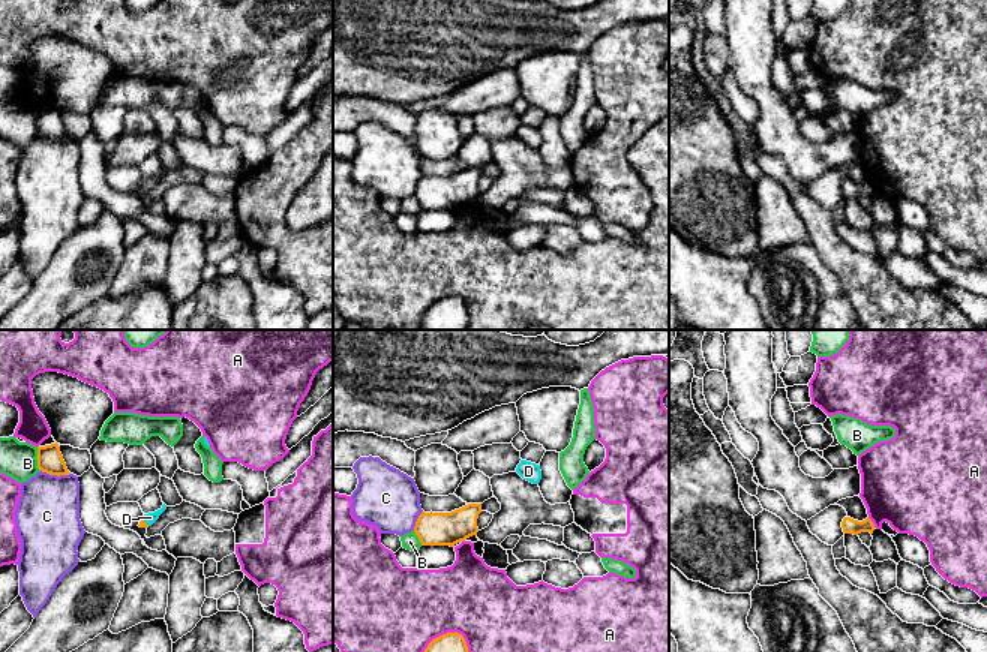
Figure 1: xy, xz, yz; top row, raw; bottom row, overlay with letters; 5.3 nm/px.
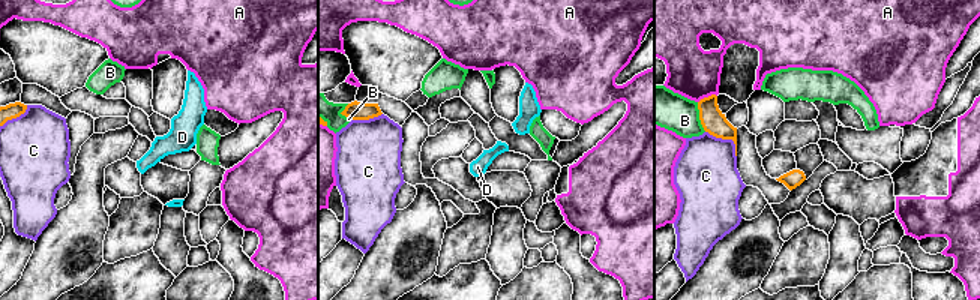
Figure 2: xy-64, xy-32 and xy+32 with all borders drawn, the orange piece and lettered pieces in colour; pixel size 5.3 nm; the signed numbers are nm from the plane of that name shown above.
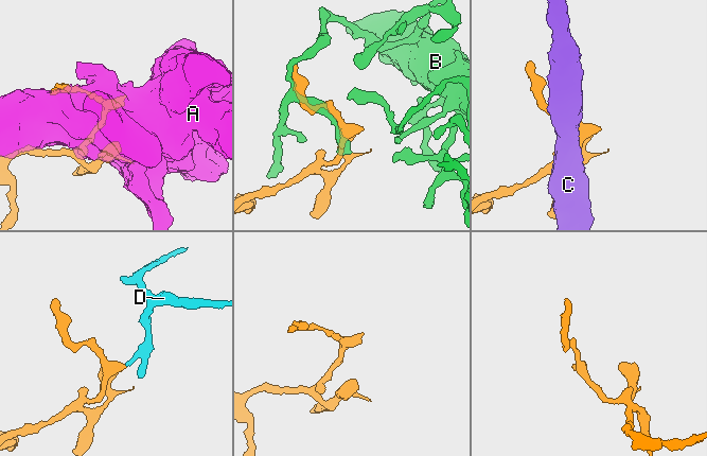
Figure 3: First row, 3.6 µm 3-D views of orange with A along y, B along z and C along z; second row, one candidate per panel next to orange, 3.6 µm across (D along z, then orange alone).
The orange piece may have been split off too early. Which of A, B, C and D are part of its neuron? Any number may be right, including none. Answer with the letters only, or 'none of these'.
D

